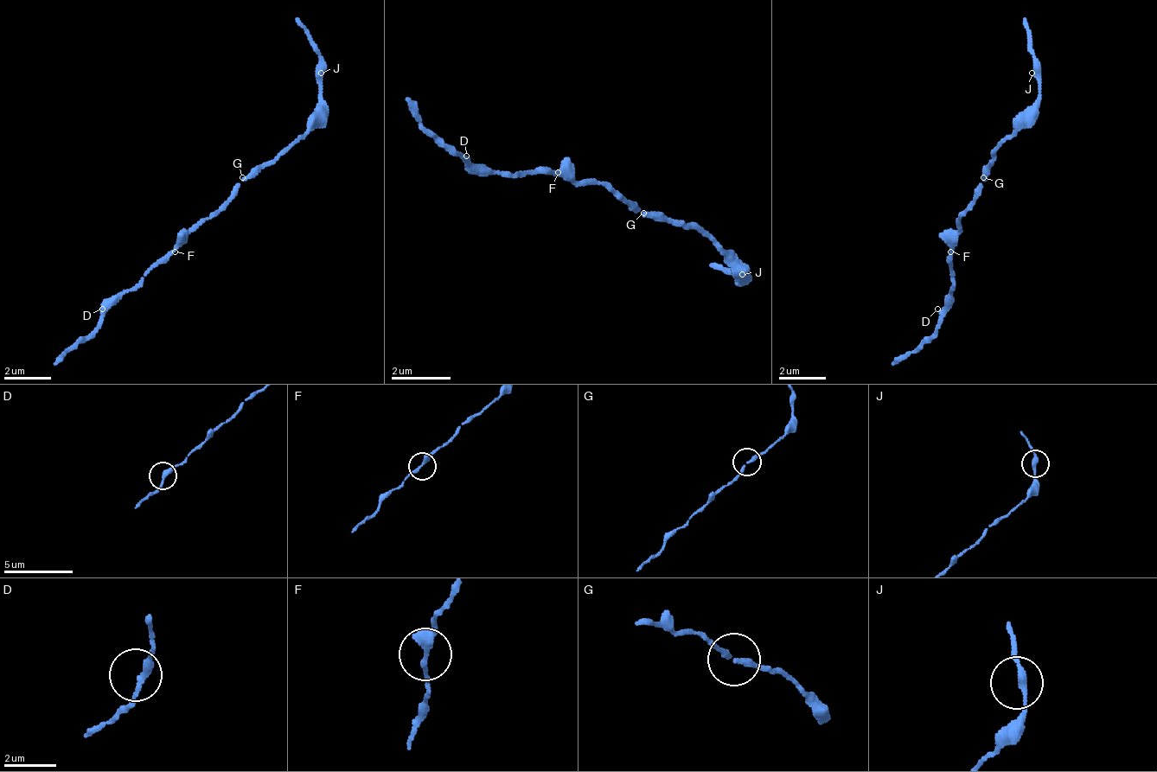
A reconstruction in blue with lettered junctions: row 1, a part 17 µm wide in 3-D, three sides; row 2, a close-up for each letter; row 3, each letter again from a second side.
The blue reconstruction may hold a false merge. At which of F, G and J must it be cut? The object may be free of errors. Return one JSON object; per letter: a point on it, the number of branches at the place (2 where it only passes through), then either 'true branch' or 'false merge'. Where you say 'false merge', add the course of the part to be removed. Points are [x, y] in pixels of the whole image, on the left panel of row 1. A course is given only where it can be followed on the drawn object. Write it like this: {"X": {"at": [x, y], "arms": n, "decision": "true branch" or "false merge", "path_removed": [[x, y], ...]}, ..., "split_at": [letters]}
{"F": {"at": [175, 252], "arms": 2, "decision": "true branch"}, "G": {"at": [242, 177], "arms": 2, "decision": "true branch"}, "J": {"at": [321, 73], "arms": 2, "decision": "true branch"}, "split_at": []}

